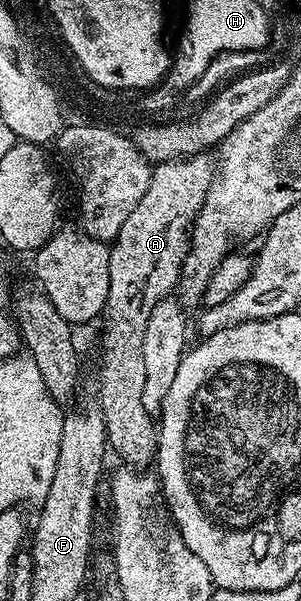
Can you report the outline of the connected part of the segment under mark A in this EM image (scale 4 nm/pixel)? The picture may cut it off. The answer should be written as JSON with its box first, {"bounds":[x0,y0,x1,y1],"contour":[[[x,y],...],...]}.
{"bounds":[99,154,215,469],"contour":[[[208,154],[193,155],[189,159],[176,159],[159,163],[153,167],[151,185],[139,200],[139,205],[131,209],[131,217],[123,221],[117,238],[109,248],[111,261],[111,285],[107,289],[107,301],[103,312],[105,319],[105,341],[101,345],[101,400],[99,406],[105,422],[105,437],[108,446],[121,459],[126,459],[133,469],[145,469],[154,462],[157,453],[157,432],[154,416],[147,413],[143,405],[143,384],[147,377],[147,361],[143,361],[143,333],[151,317],[151,309],[159,305],[163,298],[172,296],[180,284],[181,271],[185,268],[185,258],[189,256],[193,219],[197,210],[205,204],[207,189],[215,182],[215,163]]]}

